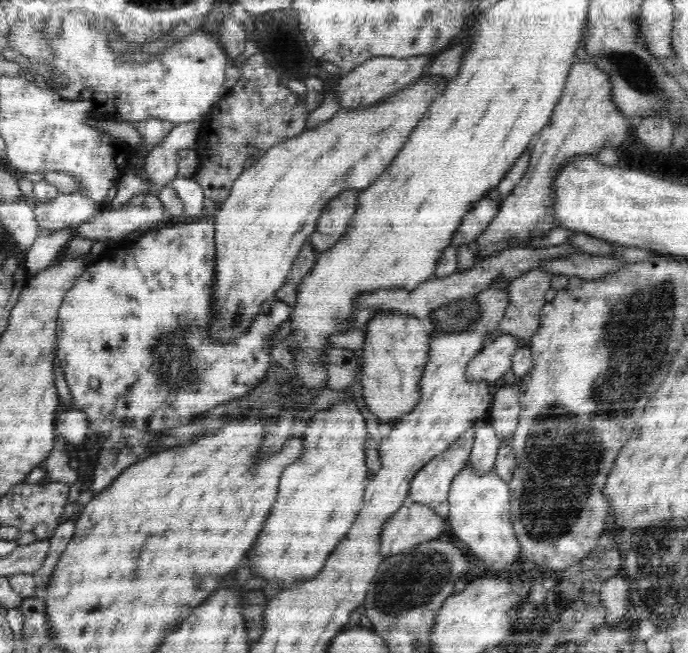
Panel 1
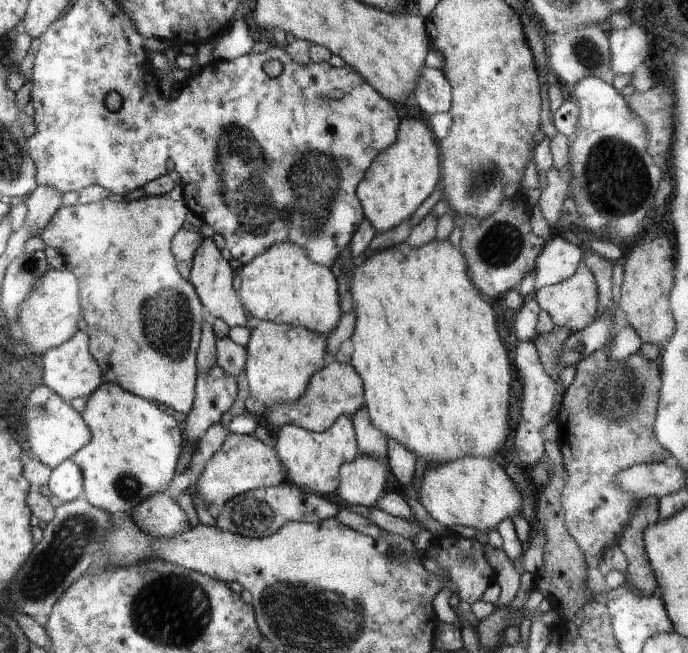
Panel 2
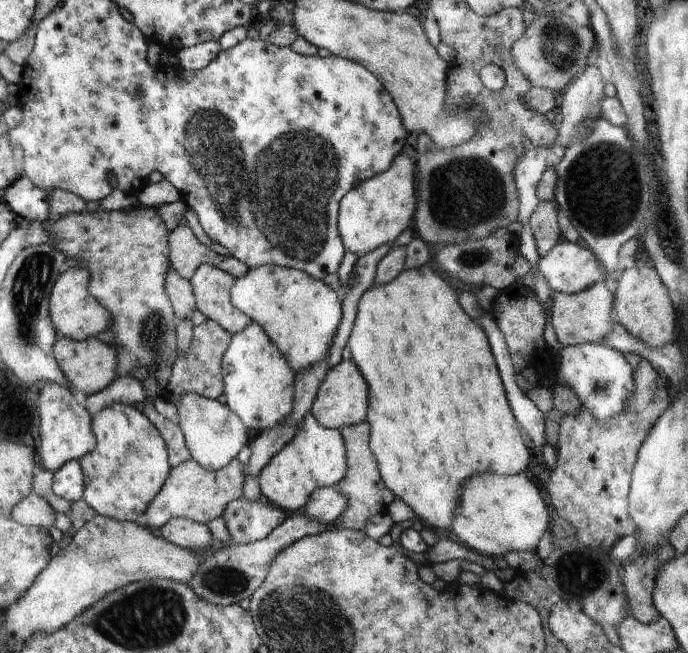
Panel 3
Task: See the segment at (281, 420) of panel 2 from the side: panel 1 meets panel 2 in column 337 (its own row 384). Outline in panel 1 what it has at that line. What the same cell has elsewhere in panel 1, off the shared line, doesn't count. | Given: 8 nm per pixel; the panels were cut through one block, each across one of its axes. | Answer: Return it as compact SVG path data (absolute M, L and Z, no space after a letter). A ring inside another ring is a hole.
M378 312L365 328L364 346L360 350L363 398L370 414L379 418L386 431L418 402L420 380L428 364L430 331L426 320L399 312Z

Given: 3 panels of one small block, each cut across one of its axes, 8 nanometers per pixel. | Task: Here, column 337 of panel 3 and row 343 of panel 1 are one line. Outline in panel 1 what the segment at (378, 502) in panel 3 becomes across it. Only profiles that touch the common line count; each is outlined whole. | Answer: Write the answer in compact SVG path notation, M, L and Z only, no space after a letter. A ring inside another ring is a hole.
M542 269L529 270L510 281L508 284L508 306L506 306L504 316L496 326L496 330L486 336L483 346L496 340L502 333L518 337L518 342L527 345L531 336L538 330L540 311L547 303L546 292L550 290L551 282L552 274L542 271Z

